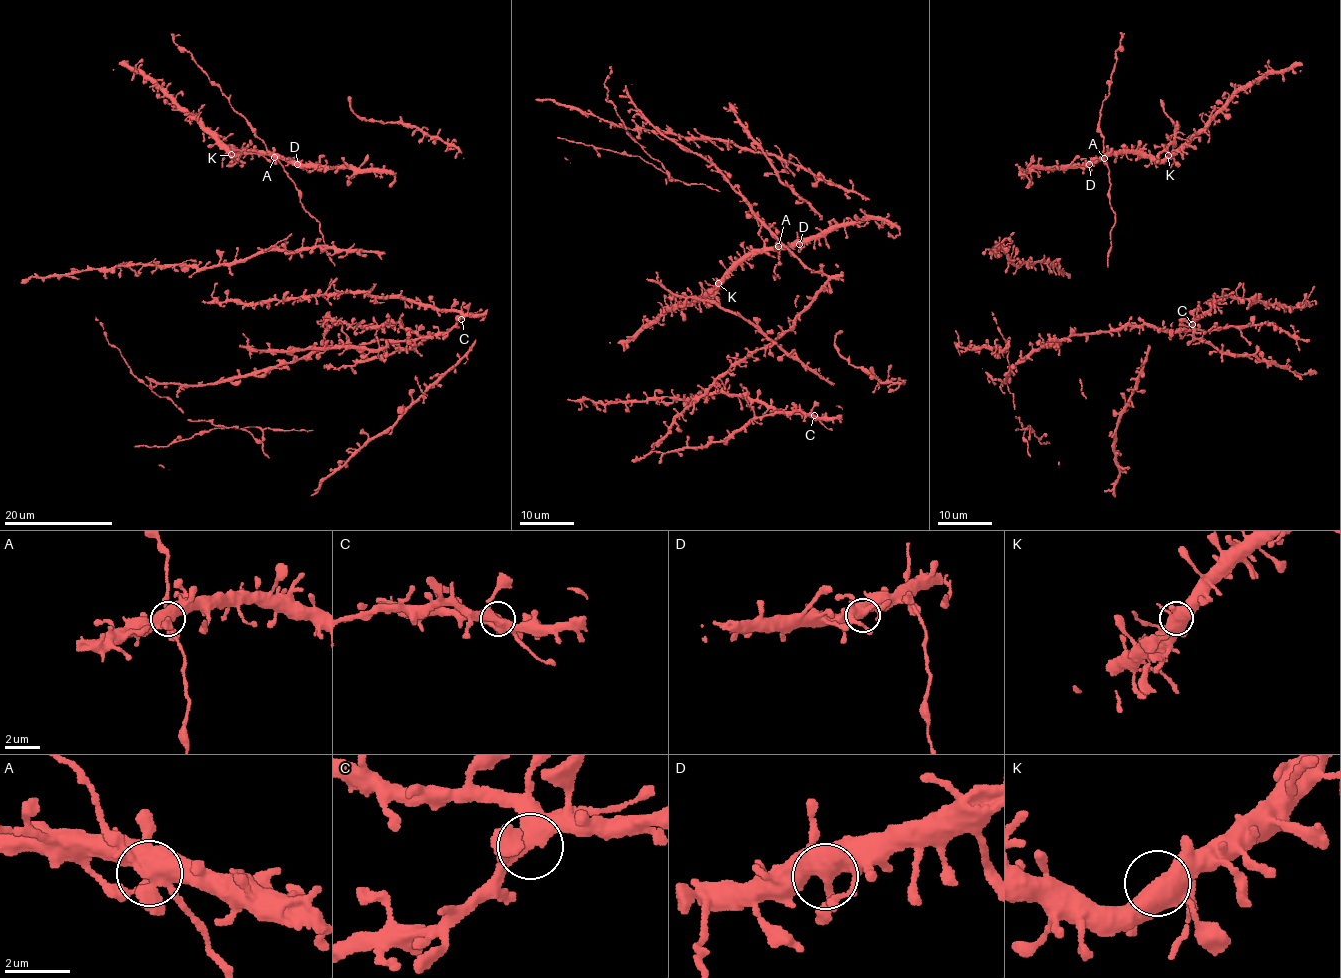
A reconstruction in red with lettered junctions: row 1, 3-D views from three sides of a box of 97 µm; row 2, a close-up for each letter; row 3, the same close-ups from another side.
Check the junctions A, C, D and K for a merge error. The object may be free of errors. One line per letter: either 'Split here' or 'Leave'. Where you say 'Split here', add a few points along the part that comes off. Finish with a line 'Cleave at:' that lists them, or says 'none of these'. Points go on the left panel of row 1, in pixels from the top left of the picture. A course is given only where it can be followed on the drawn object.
A: Leave
C: Leave
D: Leave
K: Leave
Cleave at: none of these

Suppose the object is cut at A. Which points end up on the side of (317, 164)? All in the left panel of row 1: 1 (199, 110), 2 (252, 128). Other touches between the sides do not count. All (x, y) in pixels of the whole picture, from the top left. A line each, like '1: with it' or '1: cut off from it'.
1: with it
2: cut off from it

